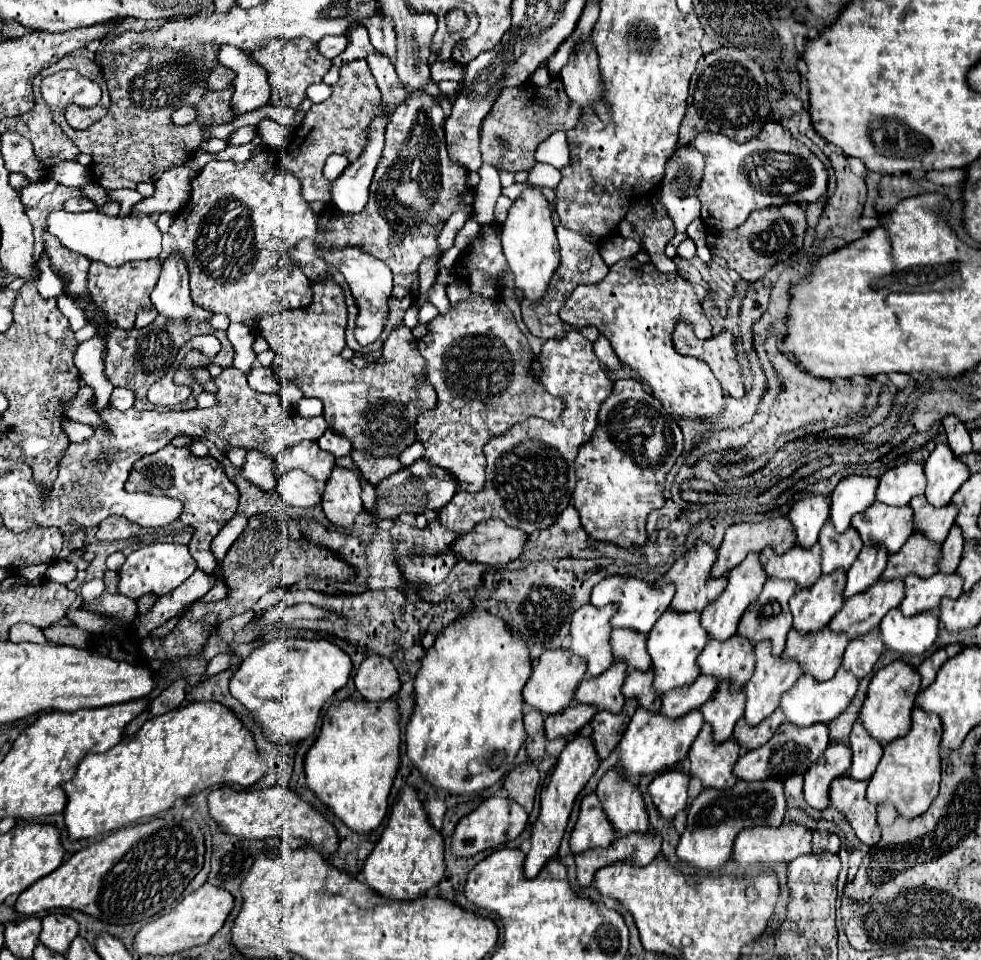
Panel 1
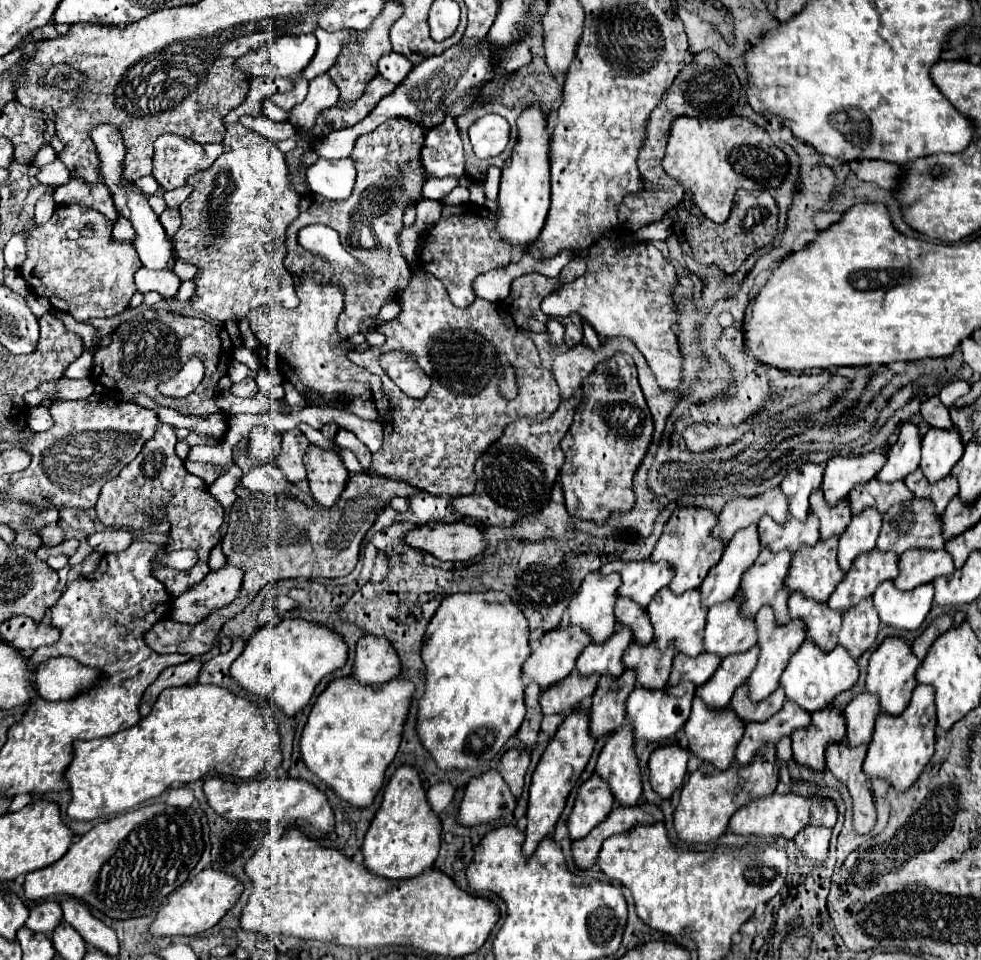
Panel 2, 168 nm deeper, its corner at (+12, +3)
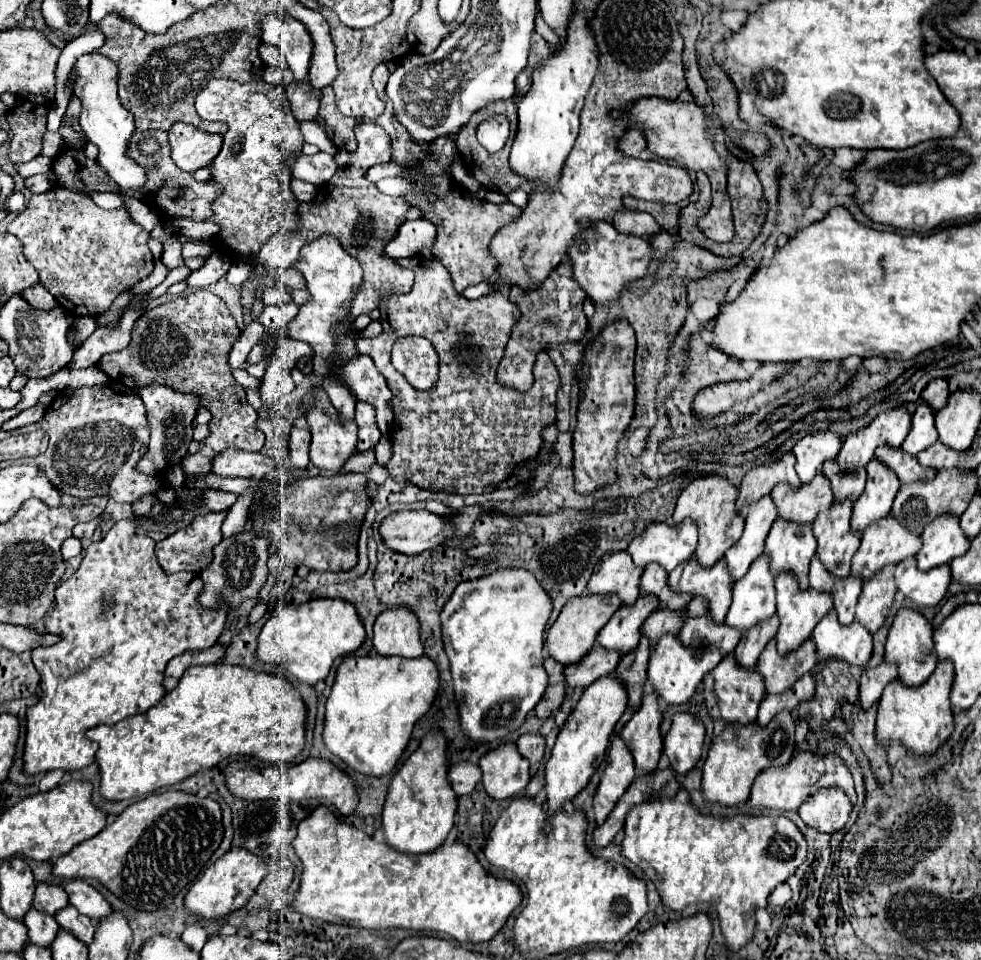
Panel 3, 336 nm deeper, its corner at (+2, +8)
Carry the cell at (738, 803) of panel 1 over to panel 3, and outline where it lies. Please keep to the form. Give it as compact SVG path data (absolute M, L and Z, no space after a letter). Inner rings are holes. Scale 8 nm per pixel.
M781 712L775 716L767 728L759 728L759 724L751 724L751 728L725 728L709 748L707 760L703 764L703 780L701 794L705 800L717 802L721 806L737 806L749 800L753 780L767 768L785 766L795 750L795 720L791 712Z

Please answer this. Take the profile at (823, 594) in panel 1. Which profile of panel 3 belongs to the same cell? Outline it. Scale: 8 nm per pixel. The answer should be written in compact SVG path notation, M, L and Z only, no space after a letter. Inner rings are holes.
M831 504L819 520L813 524L813 534L817 538L817 558L835 578L847 578L851 570L851 560L859 550L861 538L851 532L851 504Z

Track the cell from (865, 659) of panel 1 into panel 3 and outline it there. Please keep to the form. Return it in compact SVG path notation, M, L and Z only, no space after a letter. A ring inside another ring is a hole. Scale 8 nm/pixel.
M895 566L883 568L883 572L875 576L875 580L867 580L867 584L863 584L863 592L855 610L855 620L863 624L871 634L875 634L889 616L895 598L893 572Z

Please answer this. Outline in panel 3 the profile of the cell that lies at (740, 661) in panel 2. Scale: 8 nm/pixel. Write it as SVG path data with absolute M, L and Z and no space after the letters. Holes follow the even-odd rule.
M773 616L771 620L767 620L767 624L761 624L759 628L755 628L755 632L749 632L747 636L741 636L737 648L735 648L735 660L741 668L755 668L761 652L765 650L765 646L769 644L771 638L775 638L775 632L779 628L779 618Z

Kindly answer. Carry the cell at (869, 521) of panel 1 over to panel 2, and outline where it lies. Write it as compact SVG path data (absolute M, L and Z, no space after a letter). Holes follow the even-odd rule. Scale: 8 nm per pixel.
M873 479L873 481L867 481L865 485L857 485L857 489L849 493L853 515L861 513L865 507L875 507L879 513L885 513L893 503L911 501L911 499L913 499L913 493L909 493L903 481L881 483Z

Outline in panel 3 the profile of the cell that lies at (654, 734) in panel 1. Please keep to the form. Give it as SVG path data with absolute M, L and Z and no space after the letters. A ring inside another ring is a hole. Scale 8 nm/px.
M659 640L659 644L651 652L647 682L653 686L655 694L659 698L663 698L663 702L669 708L681 706L691 700L691 696L695 694L703 676L707 672L711 672L719 662L721 662L719 656L715 656L715 652L707 652L707 648L701 648L699 652L687 652L687 648L683 648L683 644L679 644L679 640Z

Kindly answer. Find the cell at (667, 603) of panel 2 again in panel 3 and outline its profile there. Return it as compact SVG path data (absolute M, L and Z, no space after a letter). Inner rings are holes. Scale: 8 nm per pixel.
M693 556L691 560L687 560L687 564L679 564L679 568L675 568L675 572L669 574L667 584L673 592L687 592L693 598L695 596L705 598L709 618L715 624L723 624L731 604L731 588L733 588L723 558L713 568L703 570Z

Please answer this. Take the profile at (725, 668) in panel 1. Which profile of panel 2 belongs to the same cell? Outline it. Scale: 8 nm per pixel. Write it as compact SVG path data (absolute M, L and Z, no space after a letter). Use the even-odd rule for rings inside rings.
M737 601L725 605L713 605L707 615L705 627L705 651L721 657L743 653L757 643L755 617L741 617Z

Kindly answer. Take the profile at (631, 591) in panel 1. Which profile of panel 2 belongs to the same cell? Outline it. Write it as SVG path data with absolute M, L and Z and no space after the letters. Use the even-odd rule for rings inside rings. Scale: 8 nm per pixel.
M651 559L645 561L611 561L601 567L601 573L621 573L623 585L619 587L619 595L635 599L641 607L647 607L653 595L669 585L673 579L673 567L665 565L665 561L651 563Z

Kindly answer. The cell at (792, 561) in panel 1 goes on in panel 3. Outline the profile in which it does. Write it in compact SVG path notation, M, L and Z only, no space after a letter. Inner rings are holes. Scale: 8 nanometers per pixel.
M815 476L815 480L811 484L807 484L807 488L787 488L787 484L779 484L779 488L773 488L771 490L771 498L777 506L777 512L779 512L779 518L781 520L789 520L789 522L795 522L795 524L813 524L821 512L821 508L827 504L827 508L831 506L833 502L833 494L831 494L831 484L827 484L827 478L821 476Z

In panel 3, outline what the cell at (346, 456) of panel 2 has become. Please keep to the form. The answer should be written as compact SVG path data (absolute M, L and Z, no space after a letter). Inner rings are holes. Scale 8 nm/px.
M382 435L379 442L375 446L376 453L376 462L382 467L386 467L389 462L393 449L392 449L392 440L388 435Z

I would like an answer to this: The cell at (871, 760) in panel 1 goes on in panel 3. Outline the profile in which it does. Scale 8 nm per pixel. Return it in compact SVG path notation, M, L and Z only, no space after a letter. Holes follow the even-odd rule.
M881 662L877 668L863 670L861 680L859 680L859 704L861 704L861 708L869 710L873 704L877 704L885 686L893 680L897 680L897 668L893 664Z

